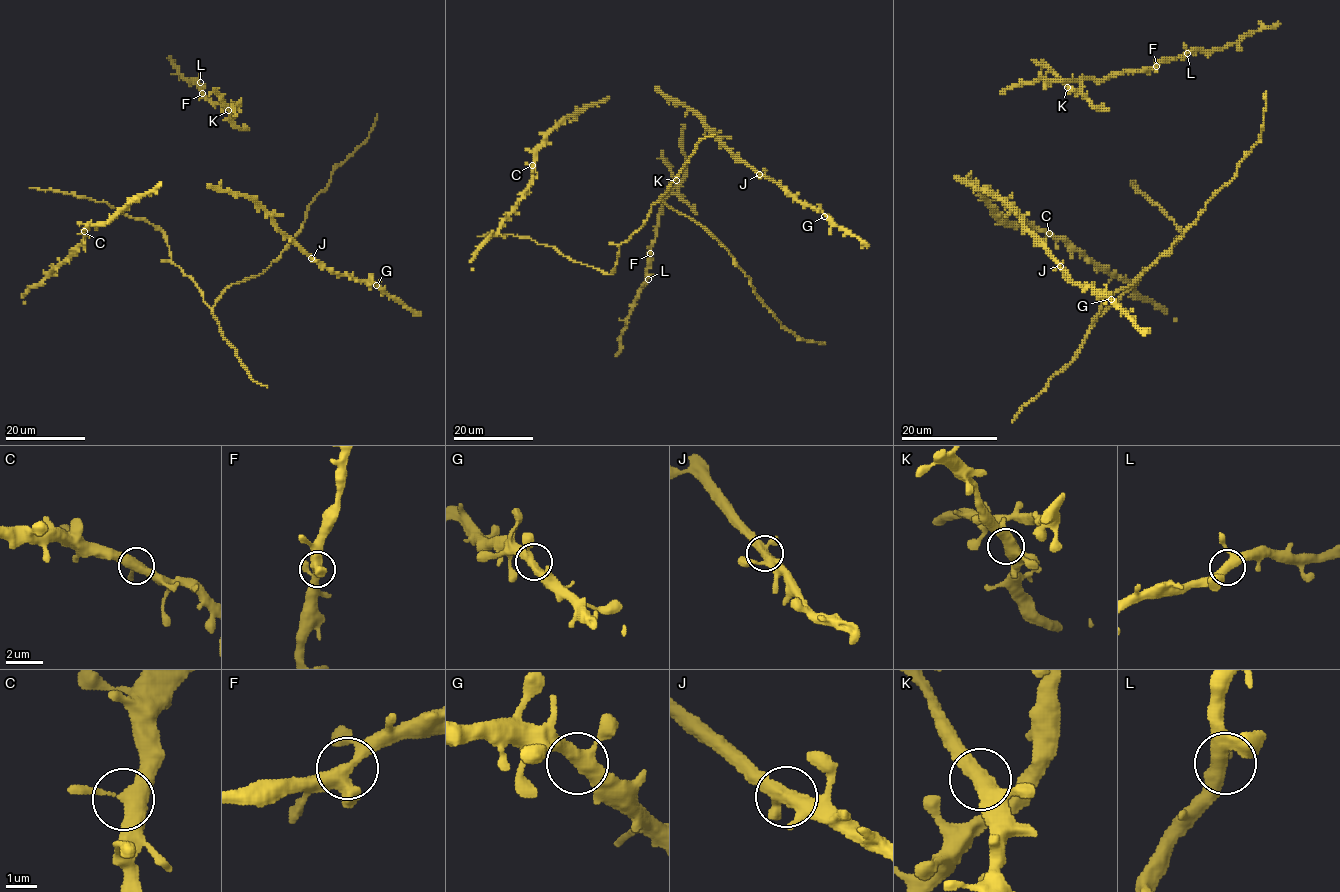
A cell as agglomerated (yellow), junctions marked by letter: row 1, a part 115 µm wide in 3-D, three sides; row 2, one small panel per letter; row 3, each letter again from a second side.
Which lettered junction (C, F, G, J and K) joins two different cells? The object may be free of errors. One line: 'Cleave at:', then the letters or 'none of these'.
Cleave at: none of these

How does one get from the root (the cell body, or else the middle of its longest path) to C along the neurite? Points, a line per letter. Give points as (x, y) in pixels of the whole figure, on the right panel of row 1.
C: (1084, 250), (1076, 250), (1063, 239), (1049, 233)

